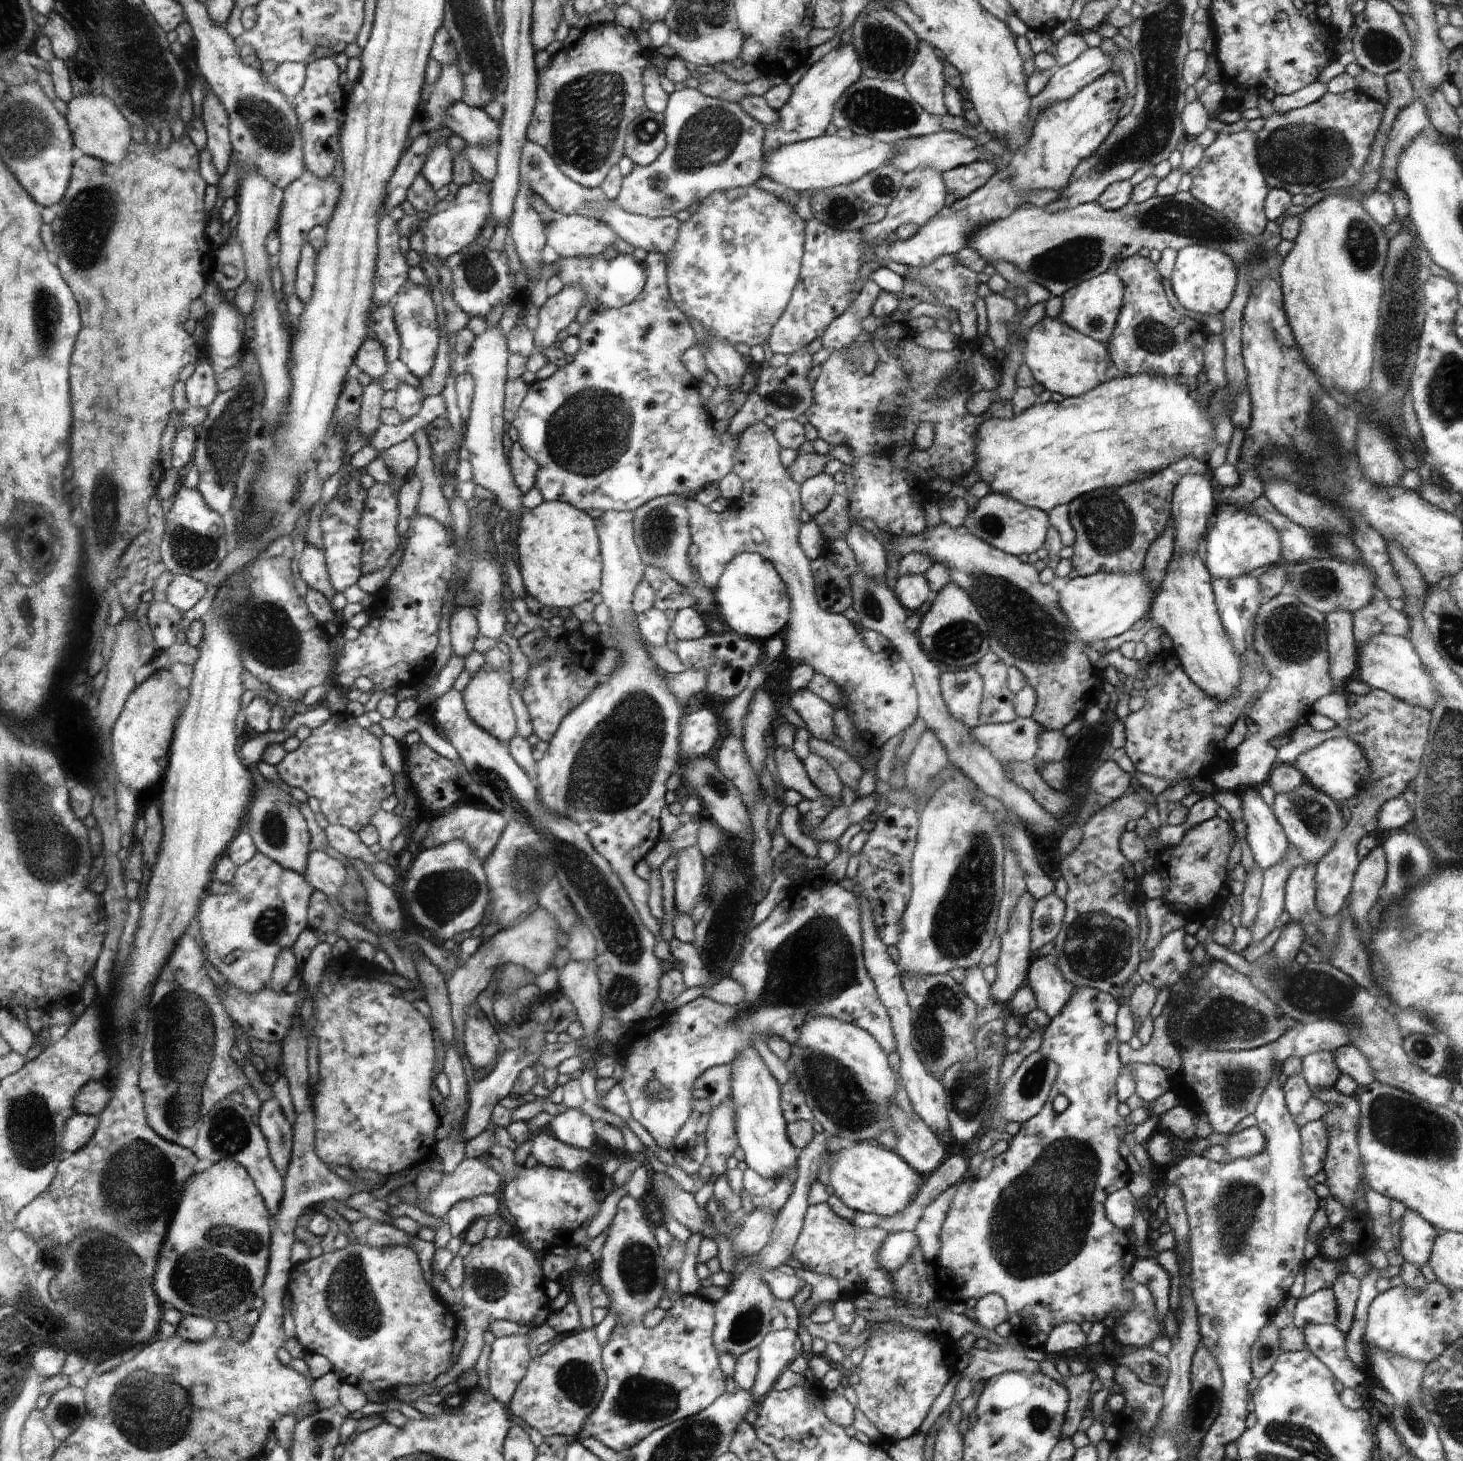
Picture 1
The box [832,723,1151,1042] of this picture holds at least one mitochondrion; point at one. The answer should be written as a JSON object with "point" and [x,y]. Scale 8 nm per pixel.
{"point":[959,924]}

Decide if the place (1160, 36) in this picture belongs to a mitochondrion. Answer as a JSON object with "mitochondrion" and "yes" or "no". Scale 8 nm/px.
{"mitochondrion":"yes"}

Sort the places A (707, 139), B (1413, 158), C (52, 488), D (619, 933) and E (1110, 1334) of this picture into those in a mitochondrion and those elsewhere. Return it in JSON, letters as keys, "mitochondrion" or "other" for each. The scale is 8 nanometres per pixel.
{"A":"mitochondrion","B":"other","C":"other","D":"mitochondrion","E":"other"}

